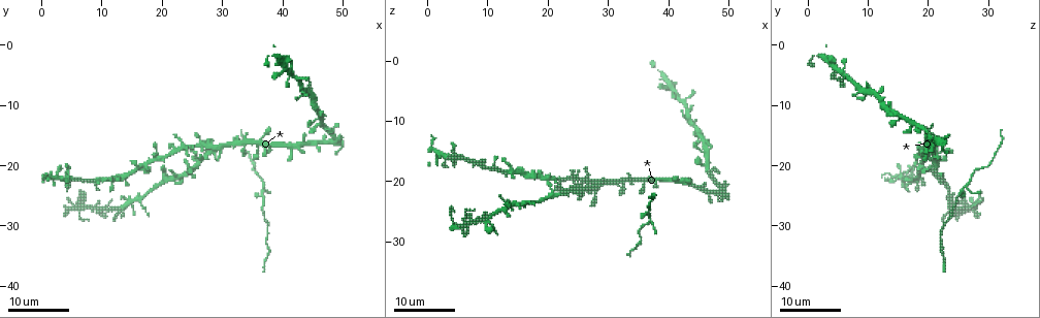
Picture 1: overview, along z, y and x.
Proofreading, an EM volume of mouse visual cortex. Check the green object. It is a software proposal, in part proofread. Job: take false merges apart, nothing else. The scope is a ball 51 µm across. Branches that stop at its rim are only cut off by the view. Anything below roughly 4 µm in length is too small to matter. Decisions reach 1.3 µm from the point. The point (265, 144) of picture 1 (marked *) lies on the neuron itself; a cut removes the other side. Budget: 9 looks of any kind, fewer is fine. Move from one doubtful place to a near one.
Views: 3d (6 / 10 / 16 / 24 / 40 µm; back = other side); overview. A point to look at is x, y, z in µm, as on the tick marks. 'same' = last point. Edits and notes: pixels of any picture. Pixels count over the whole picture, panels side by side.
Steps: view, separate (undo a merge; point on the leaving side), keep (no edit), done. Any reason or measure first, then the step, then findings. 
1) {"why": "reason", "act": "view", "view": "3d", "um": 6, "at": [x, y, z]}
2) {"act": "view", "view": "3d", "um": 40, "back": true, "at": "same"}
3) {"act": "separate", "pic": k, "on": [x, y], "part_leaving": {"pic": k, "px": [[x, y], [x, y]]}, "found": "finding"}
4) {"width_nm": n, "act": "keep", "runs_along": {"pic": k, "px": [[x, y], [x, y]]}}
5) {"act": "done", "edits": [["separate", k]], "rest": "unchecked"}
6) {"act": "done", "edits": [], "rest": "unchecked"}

{"why": "four or more arms meet", "act": "view", "view": "3d", "um": 24, "at": [26.0, 19.5, 21.5]}

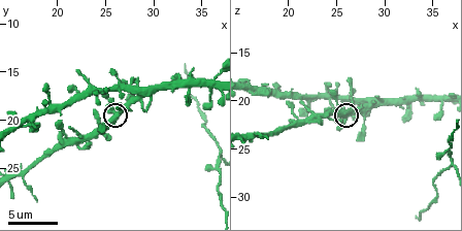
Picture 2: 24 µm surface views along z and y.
{"act": "view", "view": "3d", "um": 10, "at": [25.6, 19.2, 21.6]}

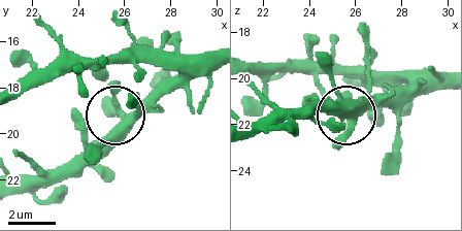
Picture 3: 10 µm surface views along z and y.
{"act": "keep", "runs_along": {"pic": 3, "px": [[212, 50], [120, 117], [67, 172]]}, "found": "all the same neuron"}

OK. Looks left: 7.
{"why": "sudden change in width", "act": "view", "view": "3d", "um": 16, "at": [37.0, 23.5, 27.0]}

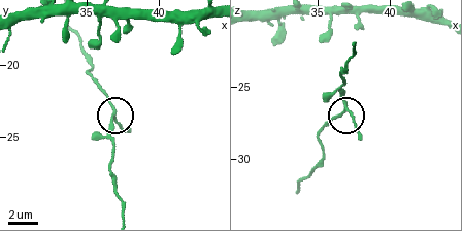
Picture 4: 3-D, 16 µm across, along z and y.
{"act": "view", "view": "3d", "um": 6, "at": "same"}

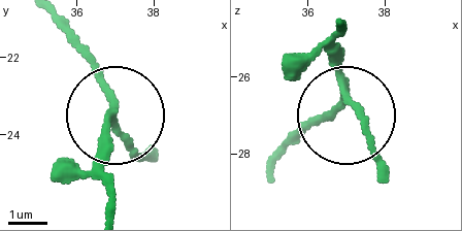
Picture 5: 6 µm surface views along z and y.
{"act": "keep", "found": "continuous, no second neuron"}

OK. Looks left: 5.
{"why": "side arm on a straight run", "act": "view", "view": "3d", "um": 16, "at": [35.8, 16.4, 19.8]}

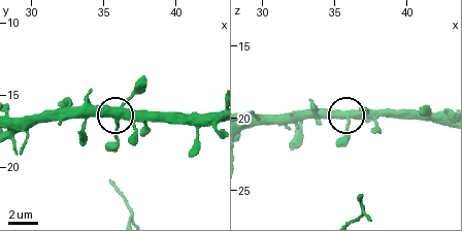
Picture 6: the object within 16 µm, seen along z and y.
{"act": "view", "view": "3d", "um": 16, "back": true, "at": [35.8, 16.4, 20.0]}

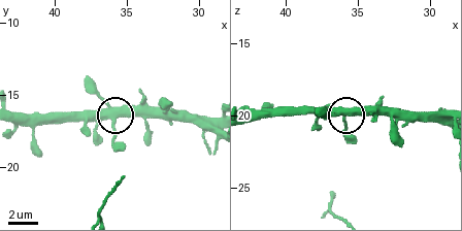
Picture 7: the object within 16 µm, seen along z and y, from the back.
{"arms": 3, "act": "keep", "found": "one neuron here"}

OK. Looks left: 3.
{"act": "view", "view": "3d", "um": 10, "at": [35.4, 20.4, 29.4]}

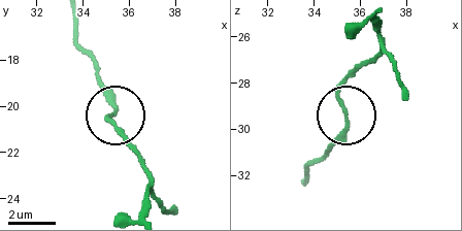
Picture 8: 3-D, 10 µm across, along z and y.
{"width_nm": 150, "act": "keep", "found": "all the same neuron"}

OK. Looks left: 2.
{"act": "done", "edits": [], "rest": "unchecked"}

